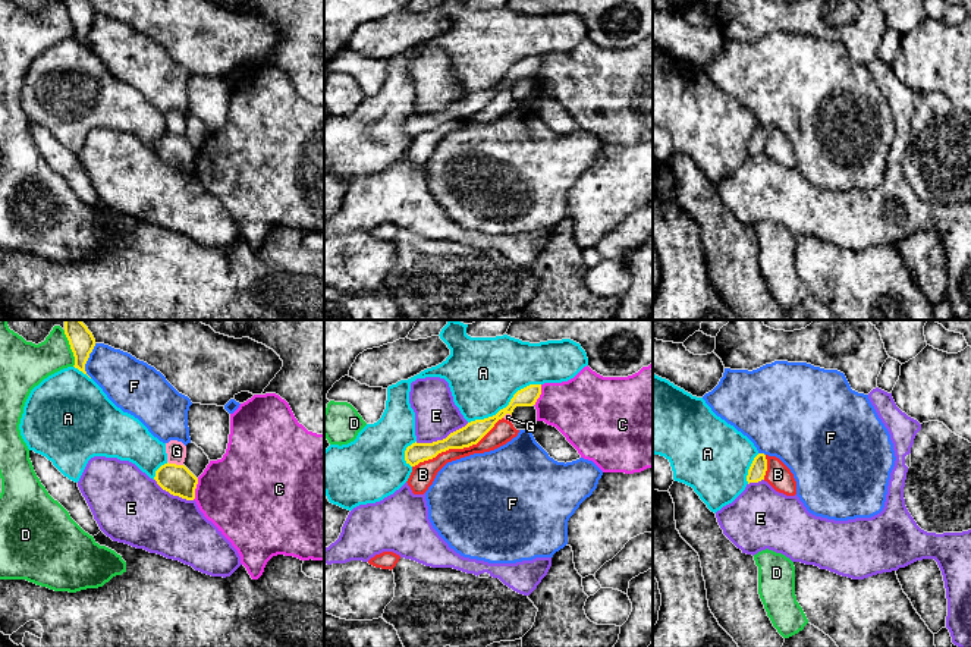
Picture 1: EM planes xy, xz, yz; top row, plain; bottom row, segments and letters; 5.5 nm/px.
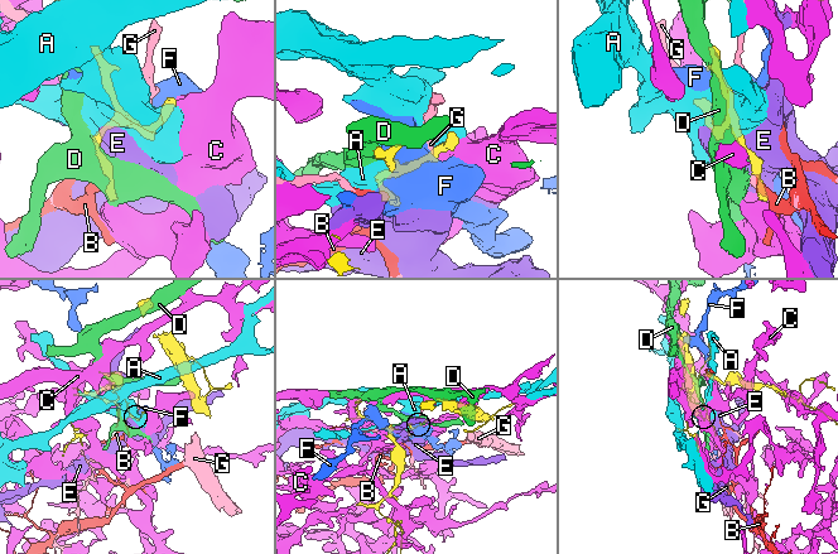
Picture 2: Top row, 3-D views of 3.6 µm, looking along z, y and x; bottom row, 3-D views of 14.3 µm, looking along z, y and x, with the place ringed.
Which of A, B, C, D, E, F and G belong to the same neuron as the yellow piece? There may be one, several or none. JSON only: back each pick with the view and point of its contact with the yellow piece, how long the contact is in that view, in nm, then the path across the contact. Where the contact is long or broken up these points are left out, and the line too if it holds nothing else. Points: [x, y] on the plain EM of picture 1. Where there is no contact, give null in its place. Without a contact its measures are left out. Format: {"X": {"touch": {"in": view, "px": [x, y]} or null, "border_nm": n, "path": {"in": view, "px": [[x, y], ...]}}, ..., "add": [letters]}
{"add": []}

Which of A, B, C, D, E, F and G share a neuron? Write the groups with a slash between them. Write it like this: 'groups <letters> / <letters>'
groups A / B G / C / D / E / F

